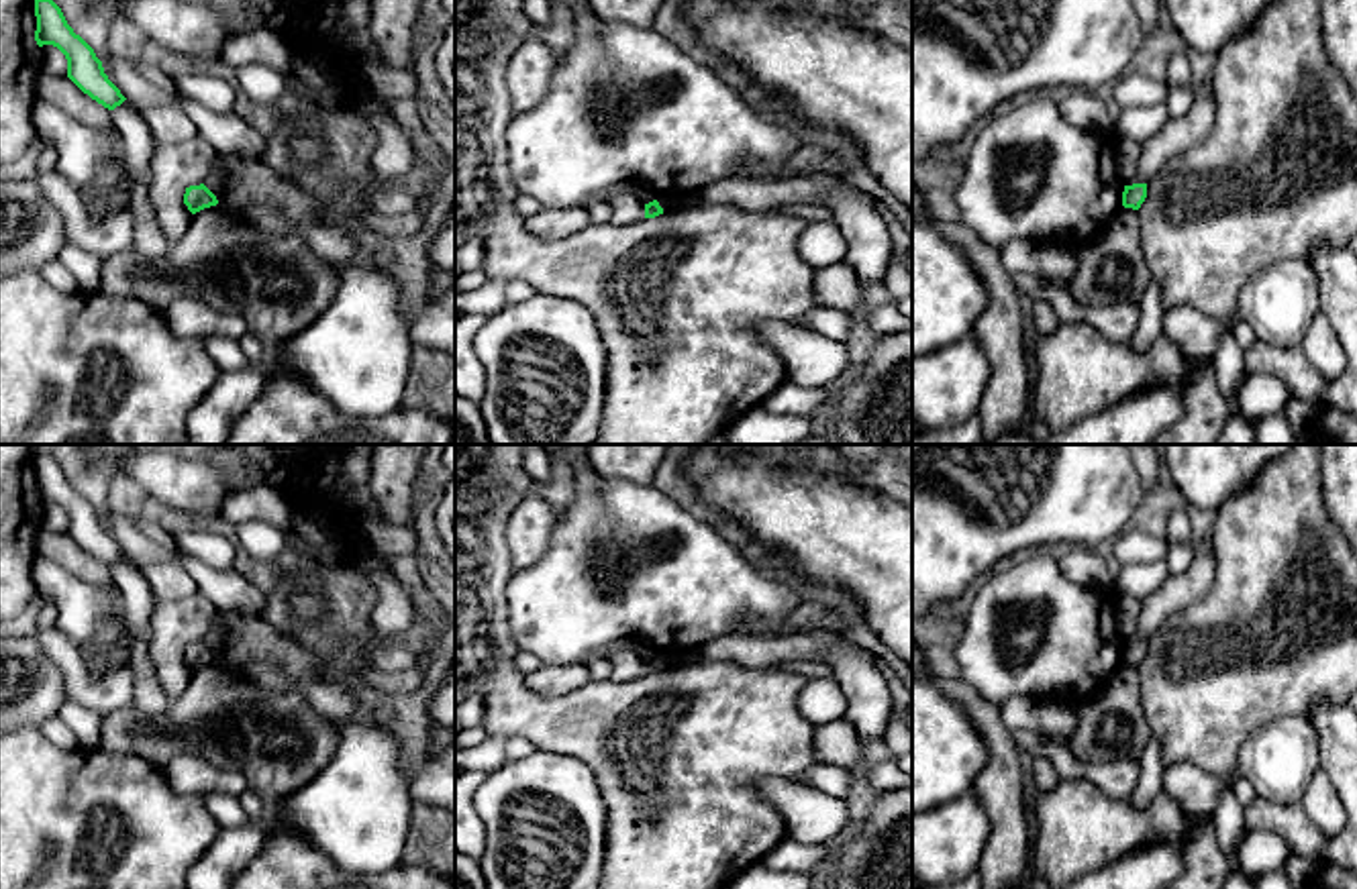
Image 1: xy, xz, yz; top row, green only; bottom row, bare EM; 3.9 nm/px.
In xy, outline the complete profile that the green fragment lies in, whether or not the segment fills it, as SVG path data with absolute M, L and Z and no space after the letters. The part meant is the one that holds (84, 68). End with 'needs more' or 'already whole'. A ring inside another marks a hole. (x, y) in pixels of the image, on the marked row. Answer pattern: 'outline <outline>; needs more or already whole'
outline M35 0L39 47L53 45L67 59L67 77L92 100L108 110L120 106L127 98L104 73L102 61L94 49L73 33L61 8L53 0Z; already whole

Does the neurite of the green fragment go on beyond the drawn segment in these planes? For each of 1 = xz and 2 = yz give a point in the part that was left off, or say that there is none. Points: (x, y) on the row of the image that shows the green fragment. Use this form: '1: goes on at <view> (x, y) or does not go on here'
1: does not go on here
2: does not go on here

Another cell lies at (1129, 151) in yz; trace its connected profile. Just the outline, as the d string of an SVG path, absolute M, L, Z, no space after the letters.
M1118 141L1118 173L1124 186L1128 186L1137 173L1141 151L1141 143Z

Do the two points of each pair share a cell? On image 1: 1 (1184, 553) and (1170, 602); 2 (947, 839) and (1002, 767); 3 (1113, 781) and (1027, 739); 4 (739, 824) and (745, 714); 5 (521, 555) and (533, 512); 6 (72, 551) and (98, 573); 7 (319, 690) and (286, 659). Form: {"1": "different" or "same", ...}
{"1": "different", "2": "different", "3": "same", "4": "same", "5": "same", "6": "same", "7": "different"}

